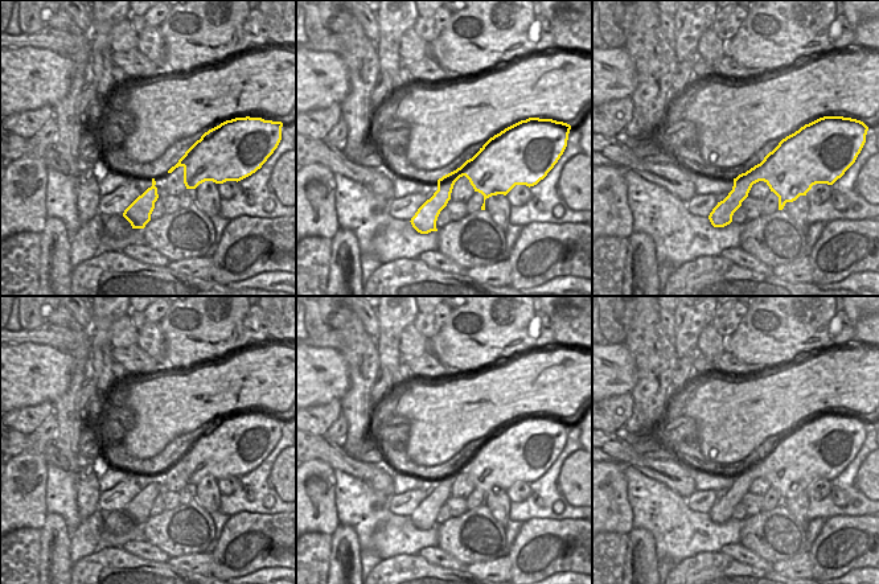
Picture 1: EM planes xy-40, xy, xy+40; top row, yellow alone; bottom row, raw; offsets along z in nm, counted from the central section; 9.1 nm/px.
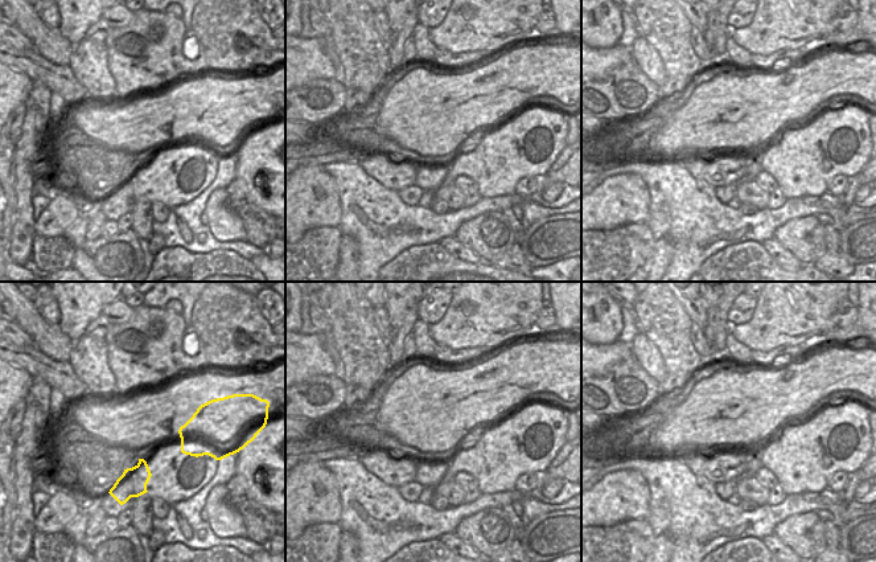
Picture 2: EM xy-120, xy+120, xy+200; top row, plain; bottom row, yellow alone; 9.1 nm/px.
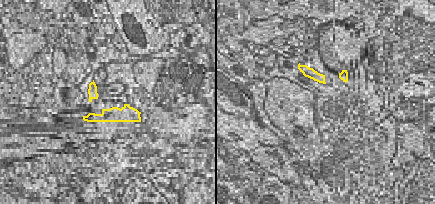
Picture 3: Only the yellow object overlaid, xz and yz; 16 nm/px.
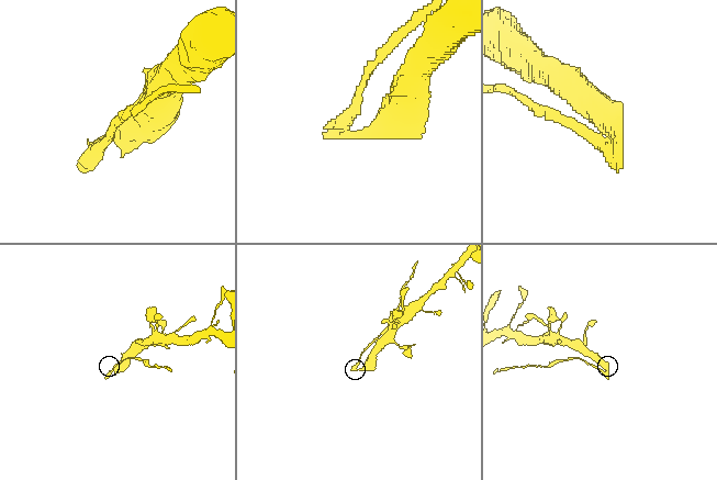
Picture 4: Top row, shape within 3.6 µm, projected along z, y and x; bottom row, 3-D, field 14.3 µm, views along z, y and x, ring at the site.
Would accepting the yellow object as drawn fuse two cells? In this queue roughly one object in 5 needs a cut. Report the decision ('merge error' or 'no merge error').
merge error

